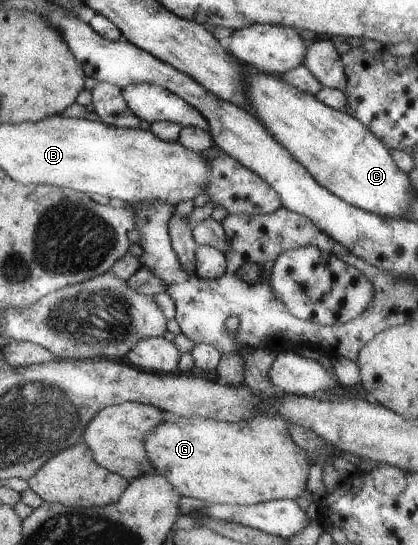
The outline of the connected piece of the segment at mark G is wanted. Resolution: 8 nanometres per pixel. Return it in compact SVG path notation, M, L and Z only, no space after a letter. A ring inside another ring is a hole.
M257 409L257 411L259 414L256 417L251 417L250 421L243 421L242 423L227 423L226 421L215 421L193 416L178 417L172 421L166 420L153 431L147 433L147 436L143 440L147 455L150 457L151 463L154 463L155 469L163 472L163 475L166 475L166 478L172 483L175 490L182 496L191 496L206 503L221 505L253 505L268 501L277 501L278 499L295 501L296 498L301 498L306 490L311 465L306 457L307 452L292 440L289 433L290 426L278 414L264 414L263 409Z

